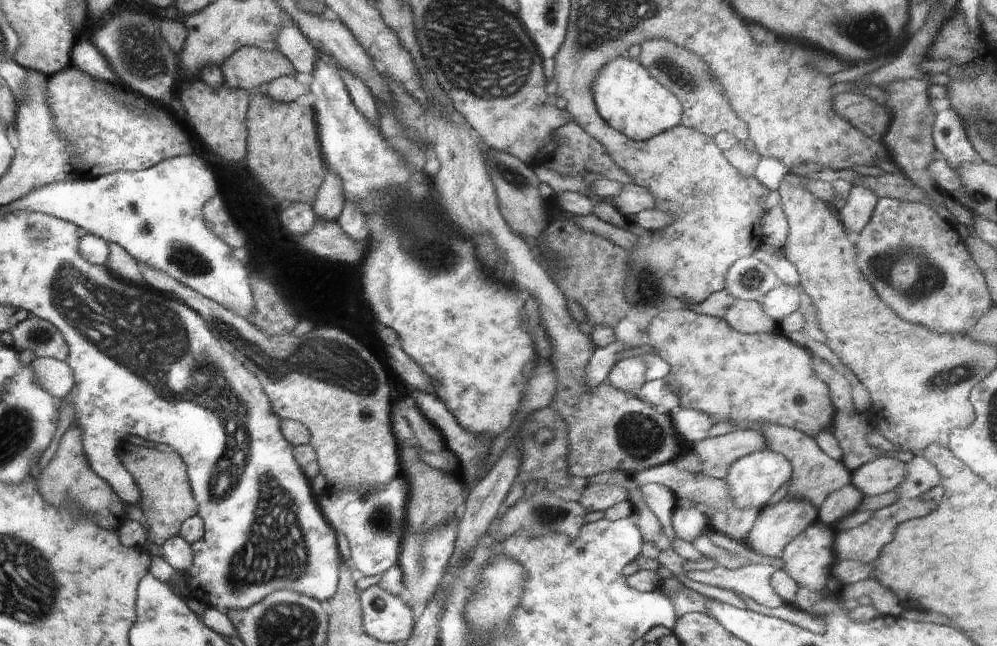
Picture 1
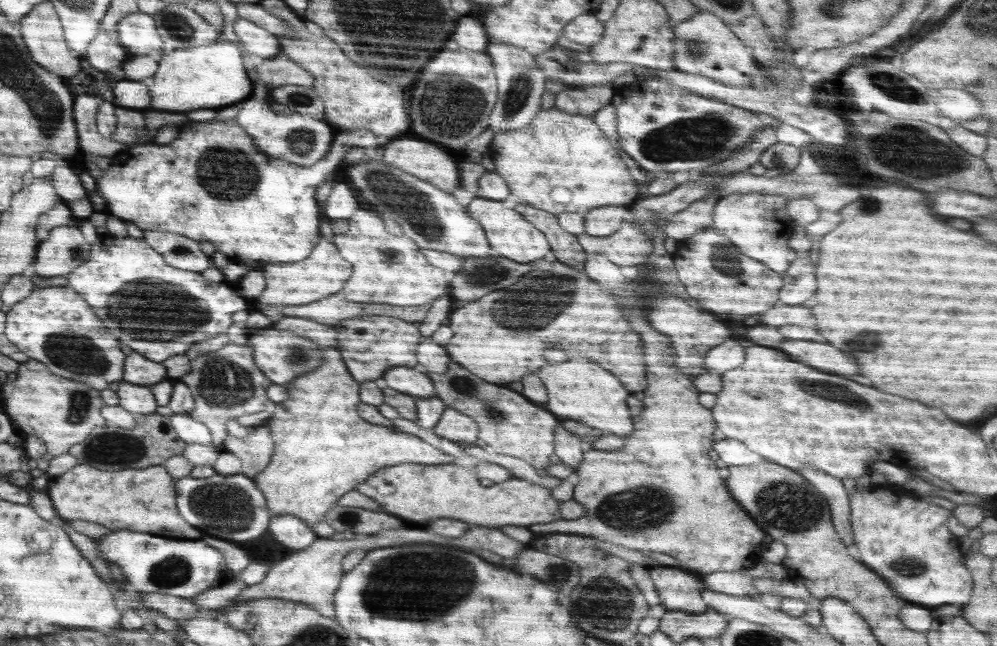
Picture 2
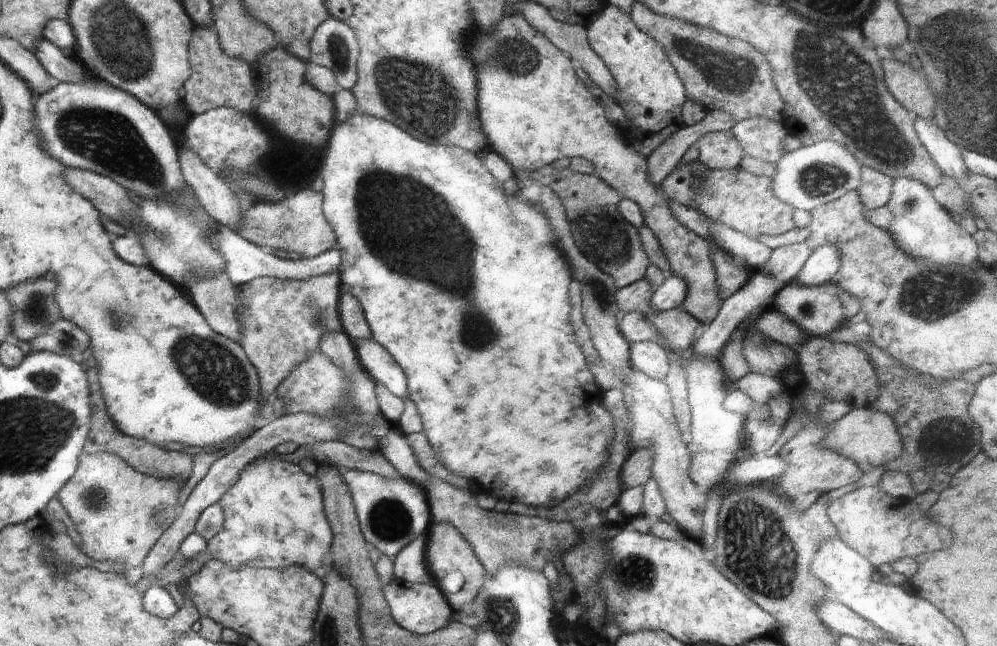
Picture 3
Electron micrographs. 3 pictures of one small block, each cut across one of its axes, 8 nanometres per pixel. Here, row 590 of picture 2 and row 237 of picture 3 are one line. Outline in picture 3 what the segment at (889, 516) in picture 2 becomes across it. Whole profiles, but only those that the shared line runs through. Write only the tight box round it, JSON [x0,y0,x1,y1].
[887,177,978,267]

